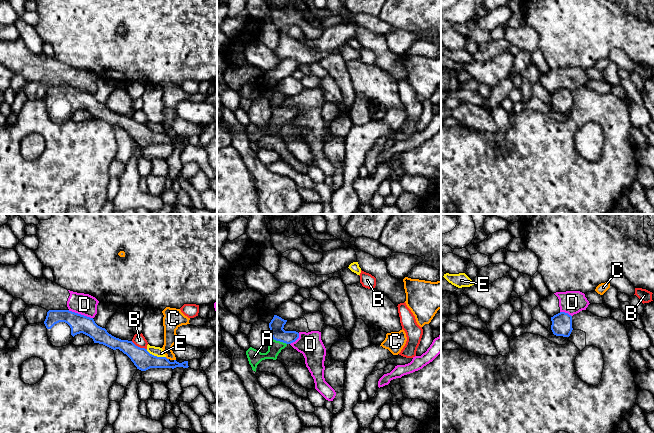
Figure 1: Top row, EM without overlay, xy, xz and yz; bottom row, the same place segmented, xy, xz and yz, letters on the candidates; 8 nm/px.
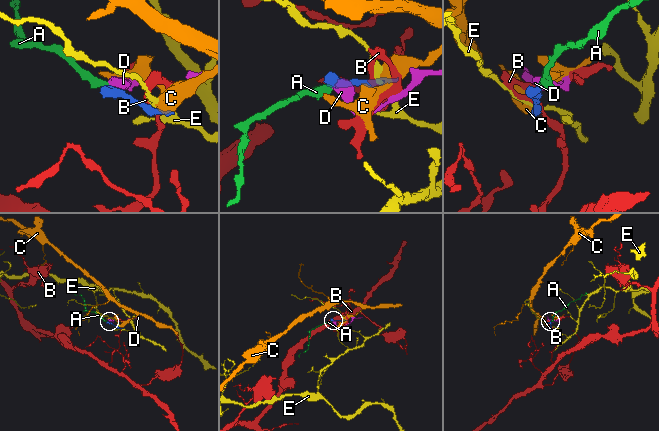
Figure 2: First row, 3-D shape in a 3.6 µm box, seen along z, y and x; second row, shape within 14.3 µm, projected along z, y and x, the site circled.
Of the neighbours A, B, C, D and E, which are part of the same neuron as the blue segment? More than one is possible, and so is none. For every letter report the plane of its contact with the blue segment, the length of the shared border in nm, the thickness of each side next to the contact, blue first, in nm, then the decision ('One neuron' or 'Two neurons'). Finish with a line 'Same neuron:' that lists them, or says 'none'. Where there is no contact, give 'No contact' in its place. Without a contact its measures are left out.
A: Touches blue in xz. Shared border 130 nm. Thickness 120 nm (blue) against 110 nm. One neuron
B: Touches blue in xy. Shared border 140 nm. Thickness 160 nm (blue) against 100 nm. Two neurons
C: Touches blue in xy. Shared border 40 nm. Thickness 160 nm (blue) against 110 nm. Two neurons
D: Touches blue in xy. Shared border 220 nm. Thickness 150 nm (blue) against 170 nm. Two neurons
E: Touches blue in xy. Shared border 170 nm. Thickness 160 nm (blue) against 80 nm. Two neurons
Same neuron: A

